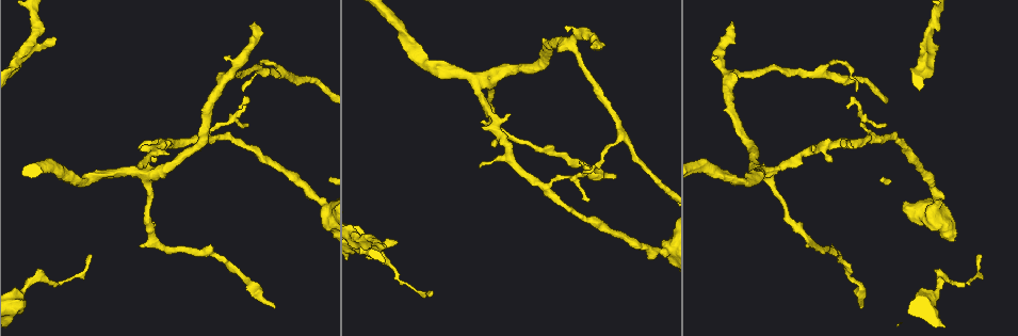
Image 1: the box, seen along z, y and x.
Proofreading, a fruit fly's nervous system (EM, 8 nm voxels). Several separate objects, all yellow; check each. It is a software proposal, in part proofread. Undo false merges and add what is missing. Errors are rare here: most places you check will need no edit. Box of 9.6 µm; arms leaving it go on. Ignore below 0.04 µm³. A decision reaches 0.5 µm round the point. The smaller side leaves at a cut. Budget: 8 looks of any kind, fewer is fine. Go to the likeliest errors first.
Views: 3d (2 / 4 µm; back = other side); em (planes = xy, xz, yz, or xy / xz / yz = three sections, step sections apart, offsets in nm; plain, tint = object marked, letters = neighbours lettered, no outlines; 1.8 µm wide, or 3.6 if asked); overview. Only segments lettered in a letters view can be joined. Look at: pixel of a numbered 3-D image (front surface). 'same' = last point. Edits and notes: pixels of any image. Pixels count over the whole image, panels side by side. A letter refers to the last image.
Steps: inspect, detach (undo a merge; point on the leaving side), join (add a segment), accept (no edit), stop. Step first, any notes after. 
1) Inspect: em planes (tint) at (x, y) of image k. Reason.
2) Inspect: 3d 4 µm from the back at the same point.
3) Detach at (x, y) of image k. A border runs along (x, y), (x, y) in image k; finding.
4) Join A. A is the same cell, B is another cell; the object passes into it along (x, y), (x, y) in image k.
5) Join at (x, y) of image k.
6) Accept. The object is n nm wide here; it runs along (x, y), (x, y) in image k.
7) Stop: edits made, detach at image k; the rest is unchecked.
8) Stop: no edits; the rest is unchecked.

Inspect: em planes (plain) at (254, 21) of image 1. An open end.

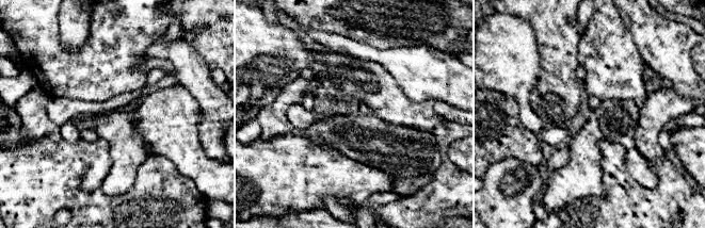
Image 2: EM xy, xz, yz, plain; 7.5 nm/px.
Inspect: em planes (letters) at the same point.

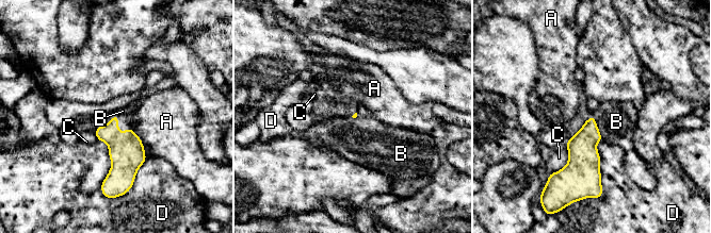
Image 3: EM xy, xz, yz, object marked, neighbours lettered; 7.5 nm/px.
Join B. B is the same cell, A, C and D are other cells; the object passes into it along (583, 156), (597, 127), (616, 121) in image 3; it goes on there.

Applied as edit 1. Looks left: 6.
Inspect: overview.

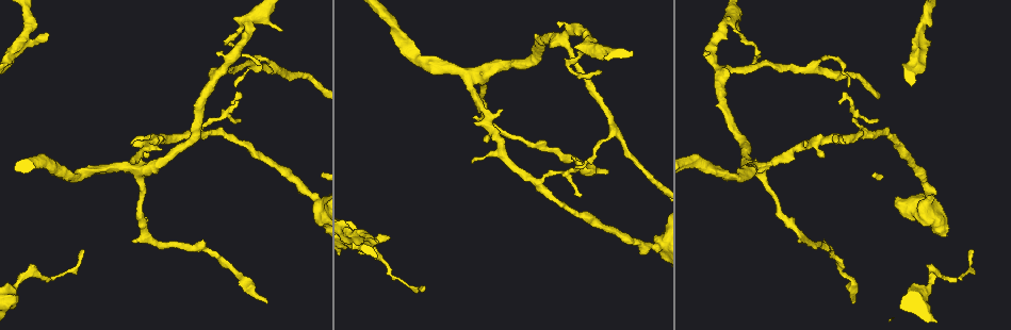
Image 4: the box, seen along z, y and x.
Inspect: 3d 4 µm at (390, 239) of image 4. Free end.

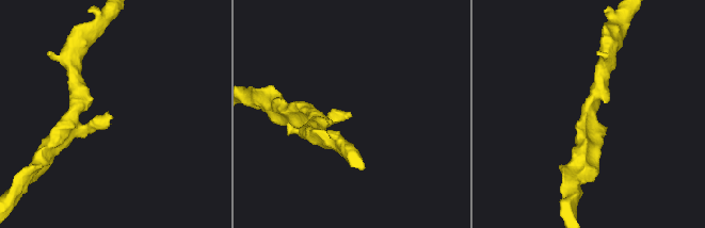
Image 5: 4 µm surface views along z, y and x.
Inspect: em planes (letters) at (111, 118) of image 5. Shape alone is not enough.

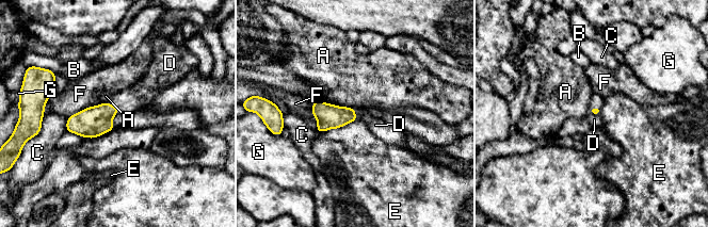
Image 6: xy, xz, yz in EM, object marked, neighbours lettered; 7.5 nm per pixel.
Join D. D is the same cell, A, B, C, E, F and G are other cells; the object passes into it along (93, 122), (116, 114), (139, 96) in image 6; the neuron continues.

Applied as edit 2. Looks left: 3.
Inspect: overview. Redraw.

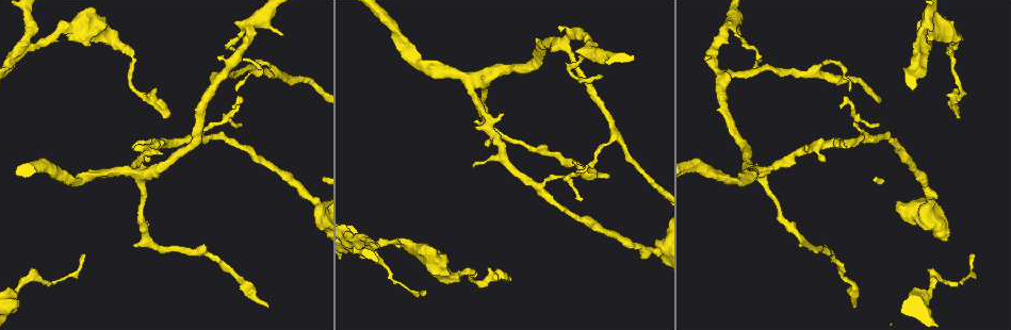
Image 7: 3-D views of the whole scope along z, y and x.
Inspect: em planes (letters) at (507, 281) of image 7. End of a long branch.

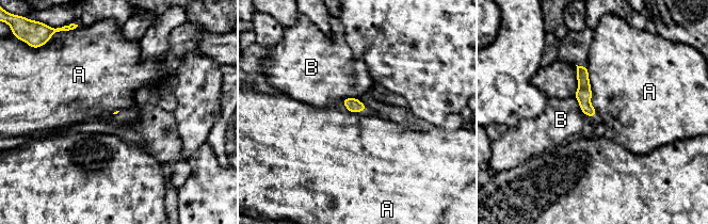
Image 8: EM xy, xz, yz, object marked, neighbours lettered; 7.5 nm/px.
Accept. The longest contact is with A, 360 nm; A and B are other cells; a border runs along (585, 66), (591, 105), (597, 111) in image 8; none of them fits.

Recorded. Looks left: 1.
Stop: edits made, join at image 3, join at image 6; the rest is unchecked.

